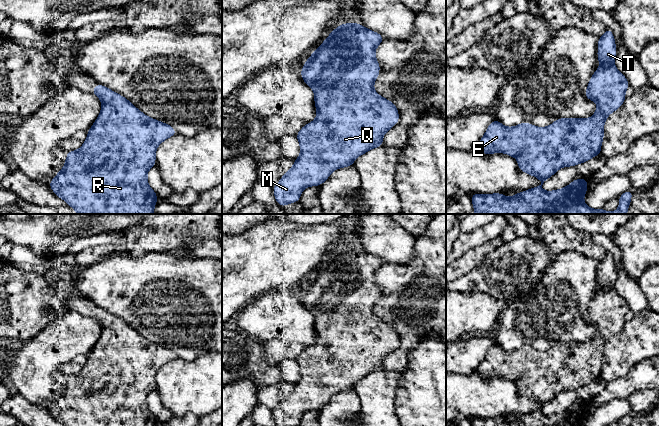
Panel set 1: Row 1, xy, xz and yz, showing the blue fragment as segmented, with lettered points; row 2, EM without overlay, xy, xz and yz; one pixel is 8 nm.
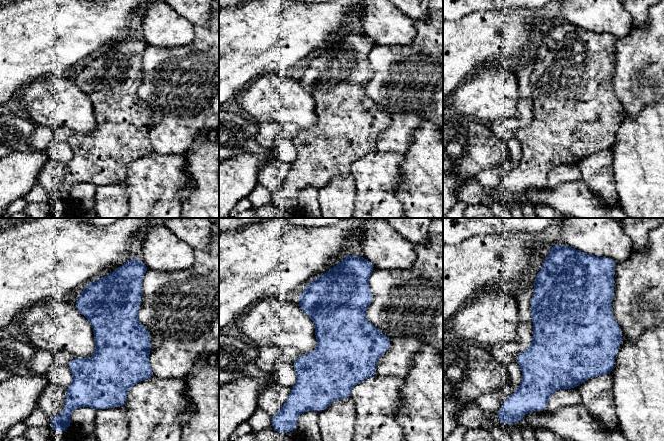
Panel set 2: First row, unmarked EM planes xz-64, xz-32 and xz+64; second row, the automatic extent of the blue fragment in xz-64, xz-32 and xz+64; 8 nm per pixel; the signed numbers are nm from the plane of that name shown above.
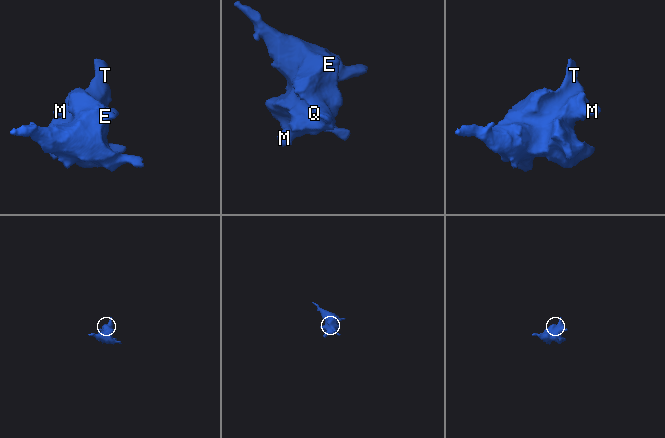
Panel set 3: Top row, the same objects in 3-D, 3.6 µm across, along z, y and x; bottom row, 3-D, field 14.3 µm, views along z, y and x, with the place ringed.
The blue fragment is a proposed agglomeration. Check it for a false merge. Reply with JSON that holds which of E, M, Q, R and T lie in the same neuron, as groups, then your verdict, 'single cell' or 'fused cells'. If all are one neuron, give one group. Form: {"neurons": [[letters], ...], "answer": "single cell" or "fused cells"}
{"neurons": [["E", "M", "Q", "R", "T"]], "answer": "single cell"}

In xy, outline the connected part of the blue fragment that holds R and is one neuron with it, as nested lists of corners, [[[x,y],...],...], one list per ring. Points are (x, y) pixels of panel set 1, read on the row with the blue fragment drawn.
[[[102,84],[94,86],[91,93],[101,100],[99,116],[87,131],[83,145],[78,150],[67,151],[62,170],[57,172],[48,185],[77,214],[154,214],[159,198],[148,184],[147,173],[156,166],[155,152],[158,146],[178,132],[171,125],[148,117],[127,98]]]

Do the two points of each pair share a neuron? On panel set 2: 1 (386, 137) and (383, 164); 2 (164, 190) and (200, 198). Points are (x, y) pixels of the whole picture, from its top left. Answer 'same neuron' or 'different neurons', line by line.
1: different neurons
2: different neurons

